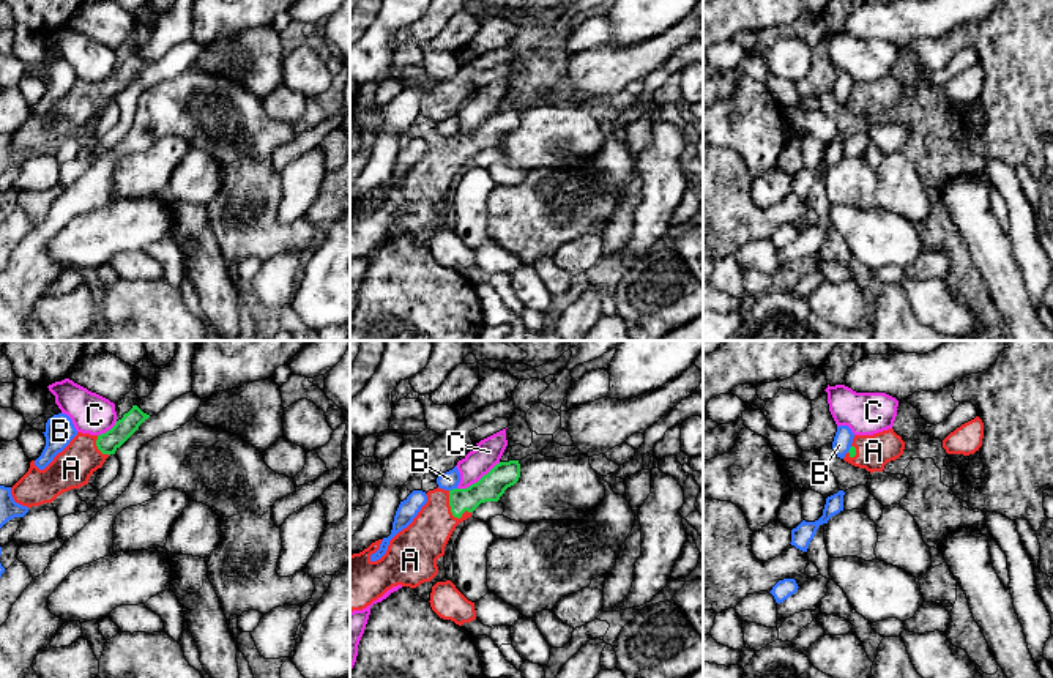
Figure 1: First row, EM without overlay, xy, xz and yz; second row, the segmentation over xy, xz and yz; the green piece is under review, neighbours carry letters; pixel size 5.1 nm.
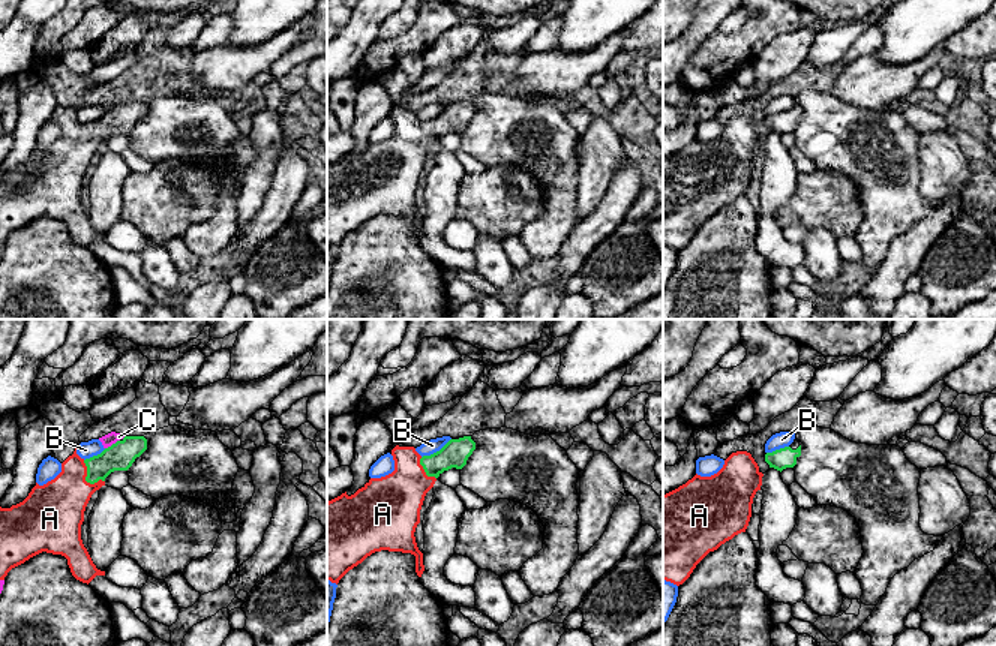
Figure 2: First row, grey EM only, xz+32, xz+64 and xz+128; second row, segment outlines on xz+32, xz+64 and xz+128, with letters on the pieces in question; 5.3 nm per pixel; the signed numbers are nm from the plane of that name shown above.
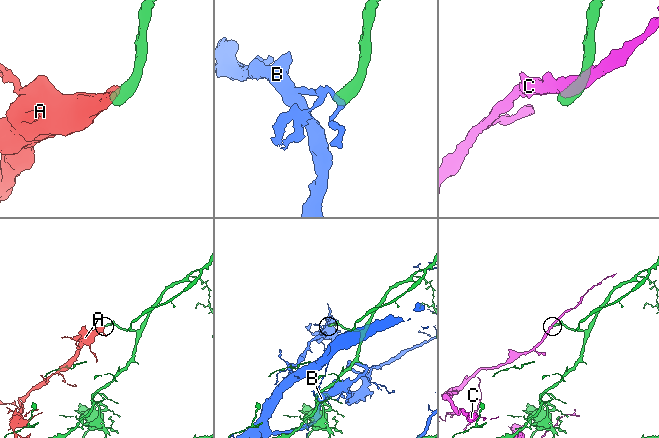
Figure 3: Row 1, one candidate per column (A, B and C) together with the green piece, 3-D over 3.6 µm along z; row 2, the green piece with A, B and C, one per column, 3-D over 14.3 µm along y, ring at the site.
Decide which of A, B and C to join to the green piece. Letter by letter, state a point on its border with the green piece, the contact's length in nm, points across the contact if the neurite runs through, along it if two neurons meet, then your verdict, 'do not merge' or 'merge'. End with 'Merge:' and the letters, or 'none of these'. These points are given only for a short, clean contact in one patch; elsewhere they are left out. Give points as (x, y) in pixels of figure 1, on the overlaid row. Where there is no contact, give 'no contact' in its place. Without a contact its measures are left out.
A: meets green in xz at (451, 511); contact 170 nm long; runs through xz (491, 486), (461, 502), (451, 511), (418, 546); merge
B: meets green in xz at (453, 489); contact 40 nm long; do not merge
C: meets green in xz at (479, 480); contact 260 nm long; do not merge
Merge: A

